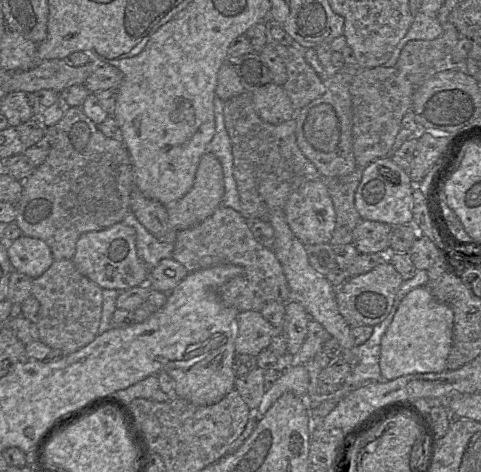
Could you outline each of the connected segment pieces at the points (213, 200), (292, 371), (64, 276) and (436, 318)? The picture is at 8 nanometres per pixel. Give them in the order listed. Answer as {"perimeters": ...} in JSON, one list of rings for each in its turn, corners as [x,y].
{"perimeters":[[[[207,150],[200,158],[191,189],[177,201],[165,206],[170,225],[179,231],[201,223],[221,206],[223,194],[224,181],[221,163],[212,152]]],[[[304,364],[289,366],[276,380],[273,386],[265,392],[256,410],[252,410],[257,421],[263,418],[272,404],[284,393],[291,392],[298,397],[305,397],[309,385],[309,374]]],[[[54,260],[41,276],[32,279],[31,295],[41,305],[41,318],[36,323],[39,339],[51,348],[67,355],[86,346],[98,335],[102,289],[82,275],[71,260]]],[[[428,287],[412,289],[401,301],[394,319],[381,340],[380,371],[382,379],[393,380],[409,374],[440,373],[446,370],[446,363],[453,344],[452,309],[437,300]]]]}

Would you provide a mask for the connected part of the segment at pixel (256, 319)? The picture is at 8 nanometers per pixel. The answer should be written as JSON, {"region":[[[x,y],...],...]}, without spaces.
{"region":[[[239,312],[235,321],[235,352],[256,357],[268,349],[276,331],[260,312]]]}

